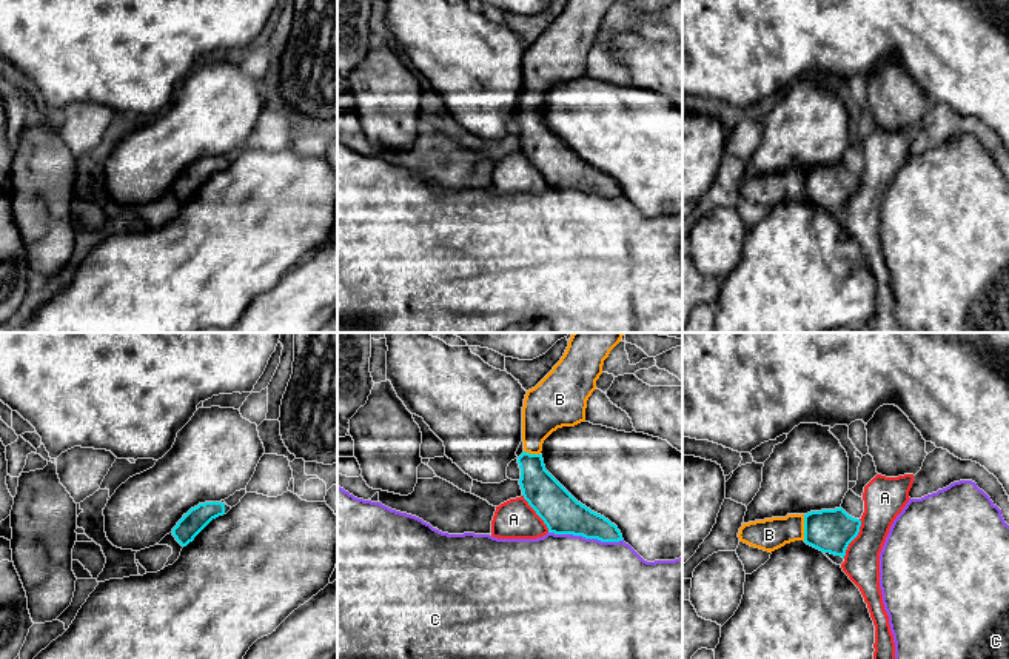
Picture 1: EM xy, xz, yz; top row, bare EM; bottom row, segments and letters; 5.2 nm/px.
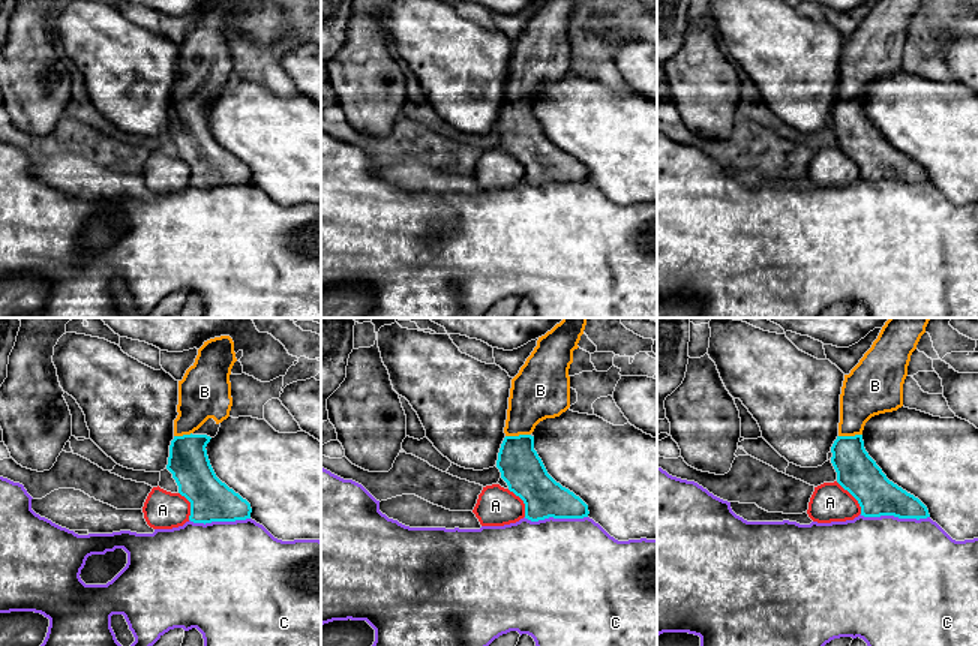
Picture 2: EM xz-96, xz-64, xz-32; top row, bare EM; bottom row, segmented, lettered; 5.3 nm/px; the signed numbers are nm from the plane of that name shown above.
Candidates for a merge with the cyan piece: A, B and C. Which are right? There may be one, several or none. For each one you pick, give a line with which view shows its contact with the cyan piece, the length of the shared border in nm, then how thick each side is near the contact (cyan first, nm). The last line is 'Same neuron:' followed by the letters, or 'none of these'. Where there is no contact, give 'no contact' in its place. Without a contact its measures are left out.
B: yz | 140 nm | 220/170 nm
Same neuron: B

